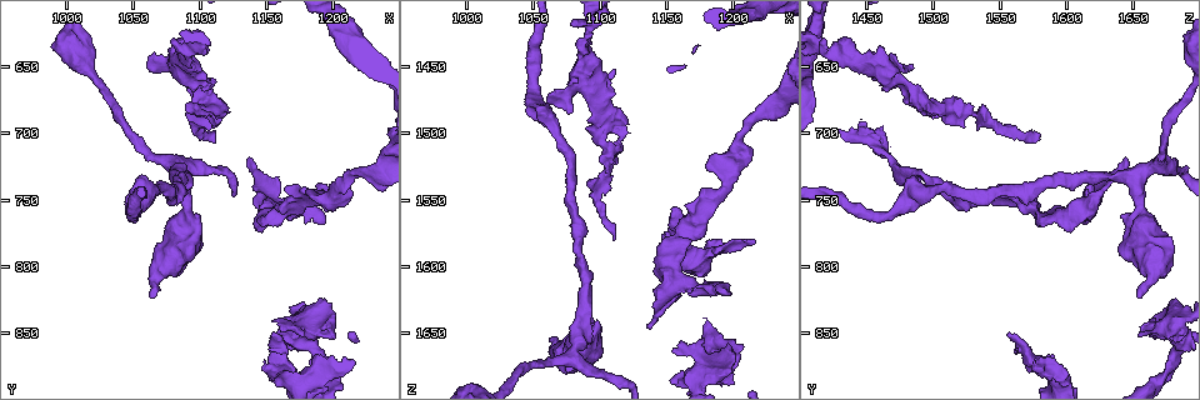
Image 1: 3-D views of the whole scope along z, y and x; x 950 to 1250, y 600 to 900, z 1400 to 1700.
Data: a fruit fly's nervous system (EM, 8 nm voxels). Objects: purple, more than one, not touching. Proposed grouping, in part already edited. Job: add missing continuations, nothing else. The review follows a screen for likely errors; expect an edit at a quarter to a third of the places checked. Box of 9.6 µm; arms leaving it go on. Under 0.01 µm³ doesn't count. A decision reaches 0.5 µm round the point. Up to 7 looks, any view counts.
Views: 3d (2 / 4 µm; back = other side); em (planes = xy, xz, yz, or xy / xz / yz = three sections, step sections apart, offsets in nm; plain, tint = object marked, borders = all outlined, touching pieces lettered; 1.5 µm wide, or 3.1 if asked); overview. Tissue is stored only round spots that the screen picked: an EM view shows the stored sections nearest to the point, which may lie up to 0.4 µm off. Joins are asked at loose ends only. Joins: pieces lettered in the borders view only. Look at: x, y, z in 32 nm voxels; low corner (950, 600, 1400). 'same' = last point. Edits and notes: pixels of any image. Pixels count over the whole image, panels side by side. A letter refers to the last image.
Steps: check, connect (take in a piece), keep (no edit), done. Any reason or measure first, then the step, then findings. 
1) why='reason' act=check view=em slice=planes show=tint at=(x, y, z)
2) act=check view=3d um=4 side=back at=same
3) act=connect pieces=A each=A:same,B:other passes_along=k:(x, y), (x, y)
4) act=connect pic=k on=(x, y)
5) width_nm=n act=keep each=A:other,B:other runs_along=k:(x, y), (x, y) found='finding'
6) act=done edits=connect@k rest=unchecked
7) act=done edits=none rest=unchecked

why='an open end' act=check view=3d um=4 at=(1052, 736, 1480)

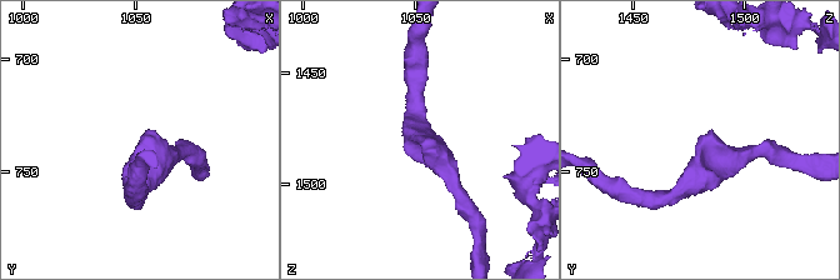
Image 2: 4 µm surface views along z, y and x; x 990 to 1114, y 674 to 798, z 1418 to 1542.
arm_widths_nm=220,360 why='need the tissue' act=check view=em slice=planes show=borders at=(1051, 738, 1480)

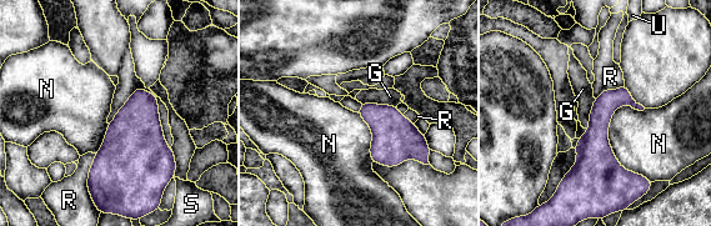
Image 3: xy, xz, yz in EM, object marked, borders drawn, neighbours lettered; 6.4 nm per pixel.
act=keep each=G:other,N:other,R:other,S:other,U:other border=3:(143, 88), (131, 94), (109, 124) found='none of them fits'

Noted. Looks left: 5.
why='branch stops here' act=check view=em slice=planes show=borders at=(1200, 872, 1582)

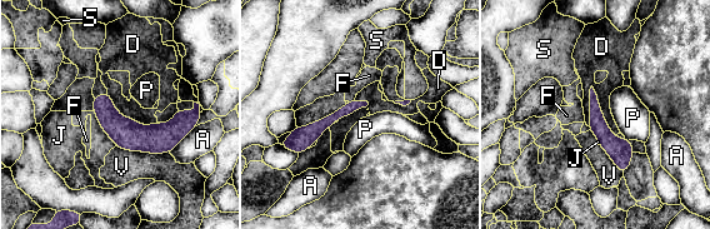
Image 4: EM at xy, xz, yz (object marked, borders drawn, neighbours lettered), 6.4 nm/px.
act=connect pieces=D each=A:other,D:same,F:other,J:other,P:other,S:other,V:other passes_along=4:(614, 147), (601, 110), (615, 79) found='it goes on there'

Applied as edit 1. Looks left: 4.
why='see it whole again' act=check view=overview

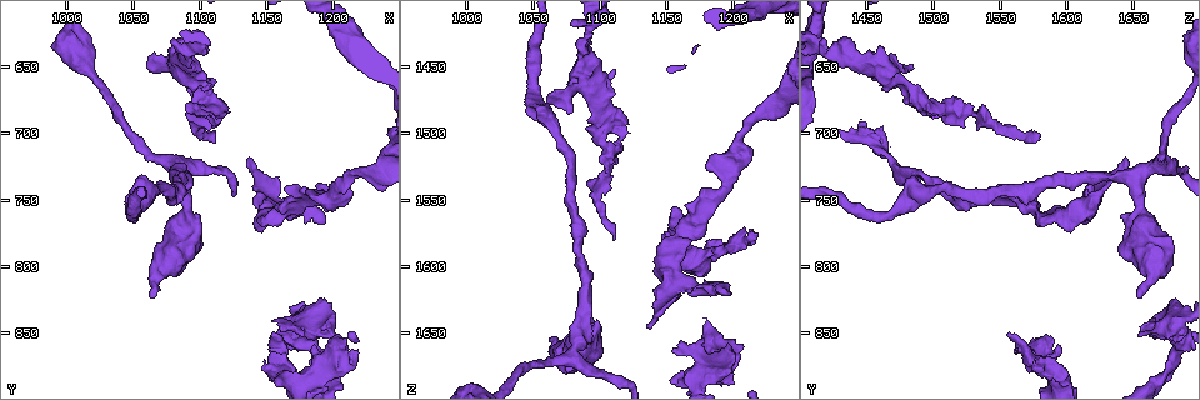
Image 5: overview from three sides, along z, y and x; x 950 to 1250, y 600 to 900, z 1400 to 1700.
why='an open end' act=check view=em slice=planes show=borders at=(1190, 768, 1614)

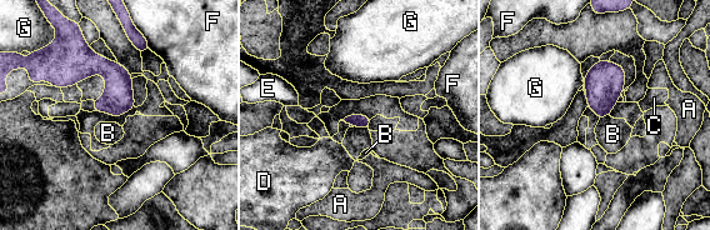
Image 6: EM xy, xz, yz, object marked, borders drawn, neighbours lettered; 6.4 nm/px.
act=keep each=A:other,B:other,C:other,D:other,E:other,F:other,G:other border=6:(609, 114), (600, 119) found='no lettered piece goes on from it'

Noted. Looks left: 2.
act=done edits=connect@4 rest=unchecked

